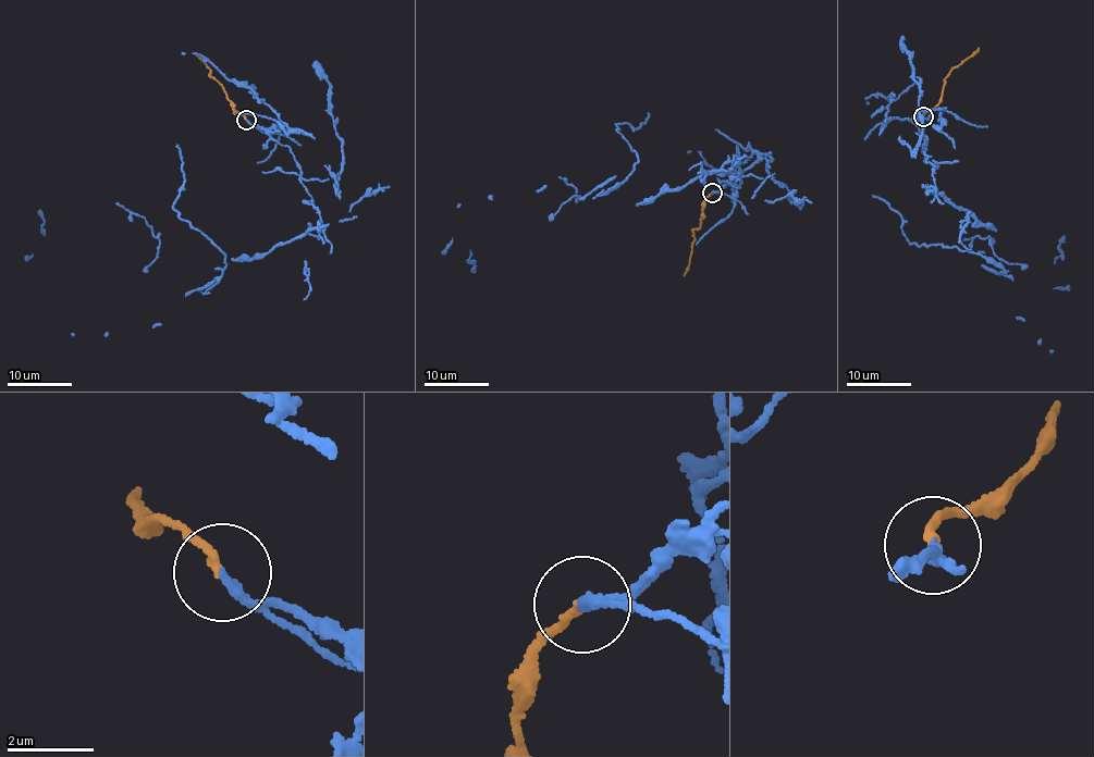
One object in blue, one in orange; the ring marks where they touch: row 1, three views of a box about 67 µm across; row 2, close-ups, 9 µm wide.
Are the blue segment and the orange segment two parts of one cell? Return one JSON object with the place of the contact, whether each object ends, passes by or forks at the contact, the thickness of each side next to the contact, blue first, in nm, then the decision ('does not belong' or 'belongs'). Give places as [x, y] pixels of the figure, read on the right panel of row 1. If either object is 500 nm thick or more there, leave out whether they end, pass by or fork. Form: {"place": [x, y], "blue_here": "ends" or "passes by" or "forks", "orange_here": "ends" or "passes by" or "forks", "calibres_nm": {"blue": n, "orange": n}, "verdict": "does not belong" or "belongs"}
{"place": [923, 116], "blue_here": "ends", "orange_here": "ends", "calibres_nm": {"blue": 240, "orange": 180}, "verdict": "does not belong"}

